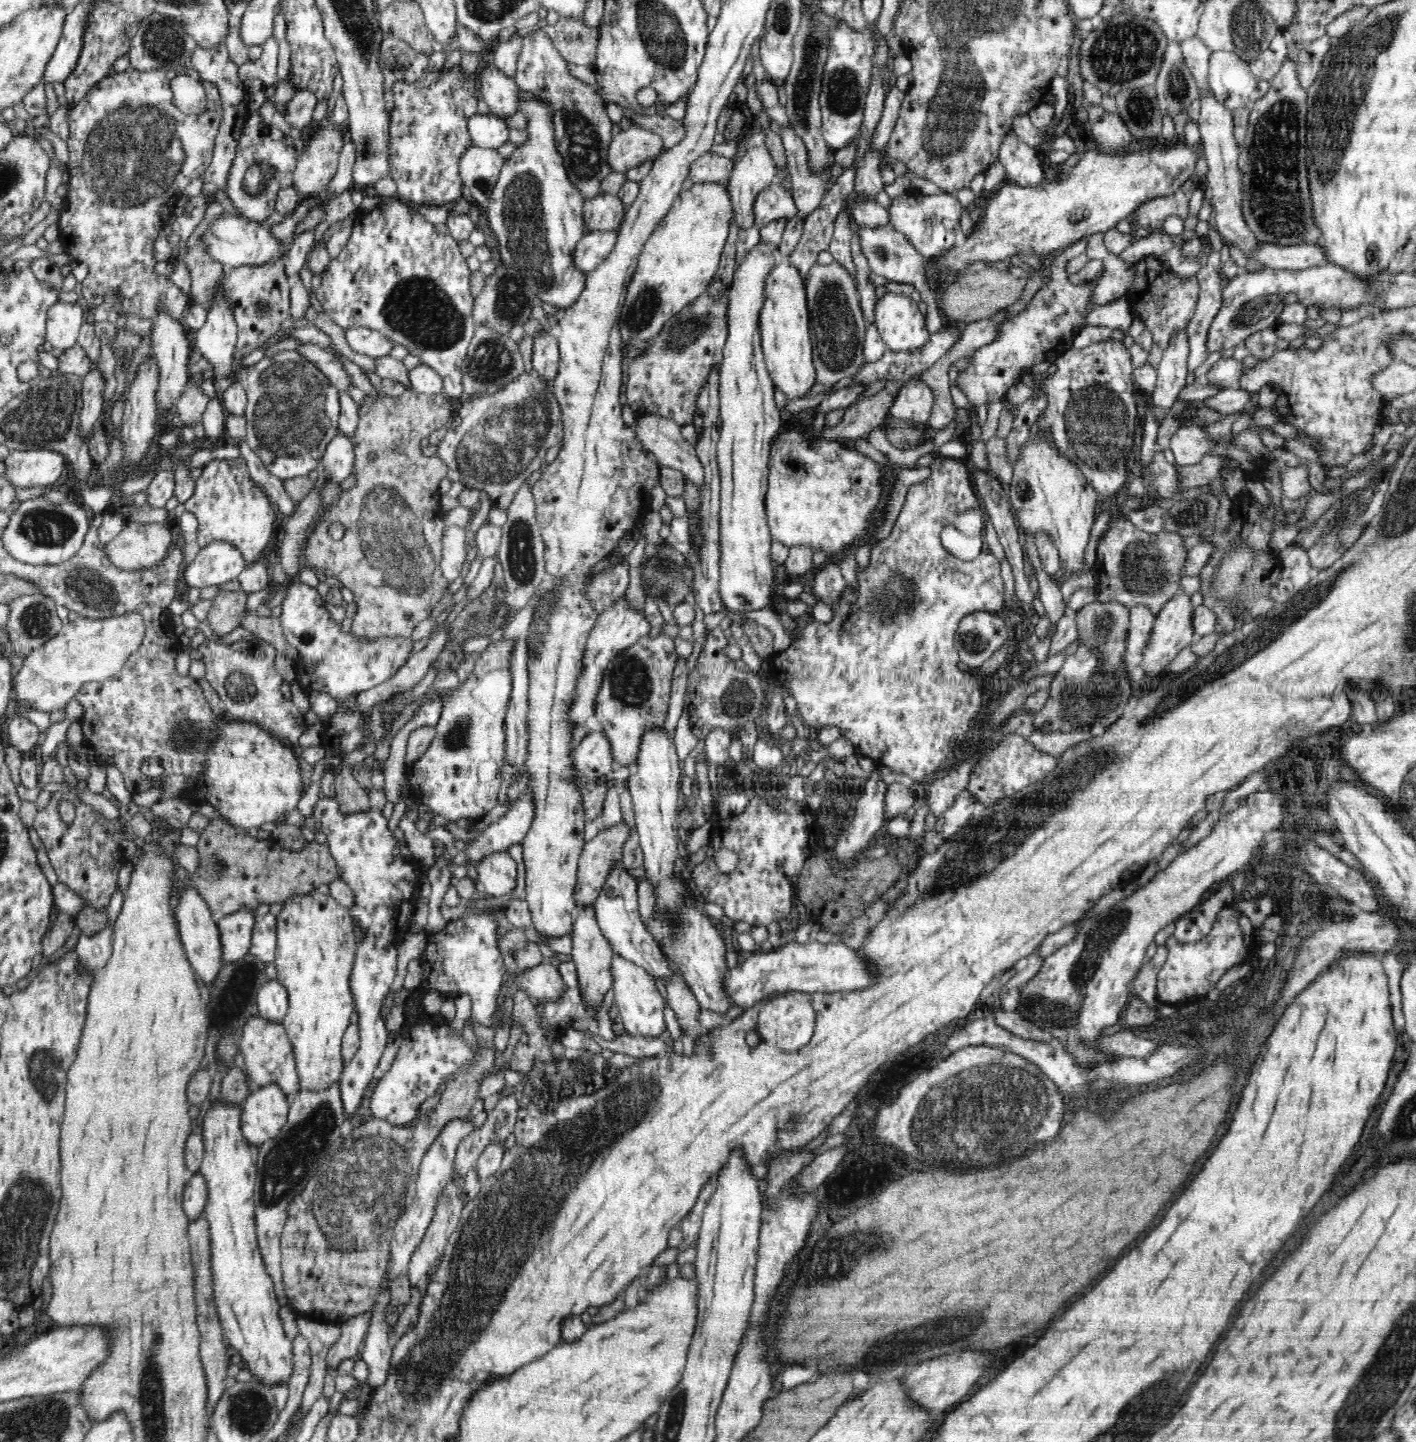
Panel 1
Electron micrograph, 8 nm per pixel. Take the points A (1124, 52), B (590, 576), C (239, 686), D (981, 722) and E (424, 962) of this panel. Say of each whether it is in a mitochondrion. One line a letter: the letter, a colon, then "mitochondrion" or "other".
A: mitochondrion
B: other
C: mitochondrion
D: other
E: other

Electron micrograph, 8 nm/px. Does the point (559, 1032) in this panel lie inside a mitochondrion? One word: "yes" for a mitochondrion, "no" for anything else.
no

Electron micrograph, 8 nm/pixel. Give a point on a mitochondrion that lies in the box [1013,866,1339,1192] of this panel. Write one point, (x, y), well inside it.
(1061, 1012)

